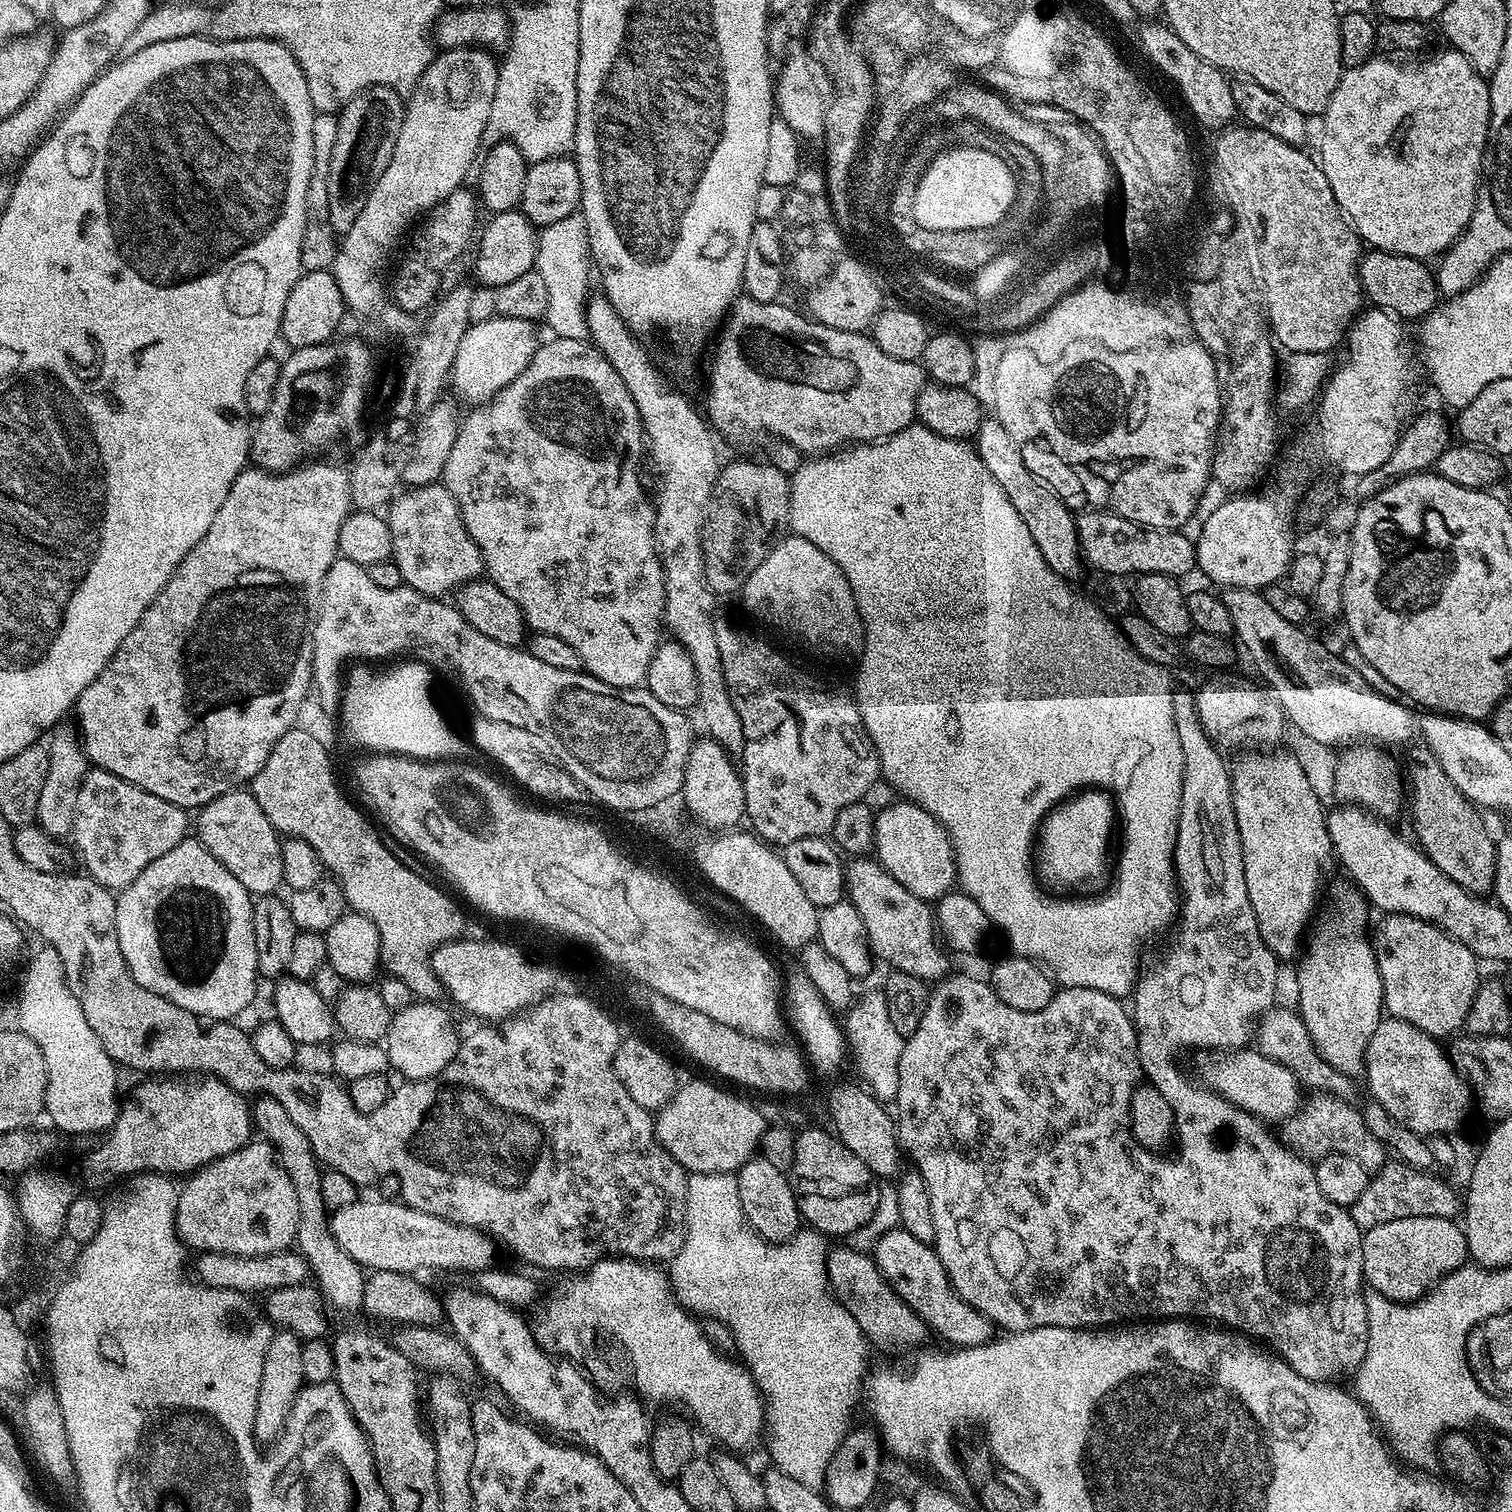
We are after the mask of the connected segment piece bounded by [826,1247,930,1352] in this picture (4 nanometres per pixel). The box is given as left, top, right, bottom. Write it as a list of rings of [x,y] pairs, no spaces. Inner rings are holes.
[[[833,1247],[828,1254],[828,1283],[836,1298],[842,1302],[842,1306],[846,1306],[846,1310],[850,1310],[850,1314],[854,1314],[854,1322],[858,1322],[864,1335],[875,1347],[877,1344],[888,1352],[894,1351],[895,1348],[919,1349],[923,1345],[920,1343],[930,1336],[928,1325],[892,1289],[888,1279],[877,1270],[875,1259],[871,1255],[863,1256],[862,1253],[855,1252],[860,1250],[852,1248]]]

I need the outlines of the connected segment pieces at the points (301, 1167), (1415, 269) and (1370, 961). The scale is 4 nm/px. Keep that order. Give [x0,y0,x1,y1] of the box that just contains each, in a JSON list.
[[250,1095,366,1312],[1360,250,1438,321],[1296,891,1385,1078]]

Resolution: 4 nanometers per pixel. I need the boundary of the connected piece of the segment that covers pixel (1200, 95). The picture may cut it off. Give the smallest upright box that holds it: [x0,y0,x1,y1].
[1144,26,1237,130]

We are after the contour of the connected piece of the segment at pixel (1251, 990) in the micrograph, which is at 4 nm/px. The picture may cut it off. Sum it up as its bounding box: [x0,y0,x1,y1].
[894,691,1368,1382]

